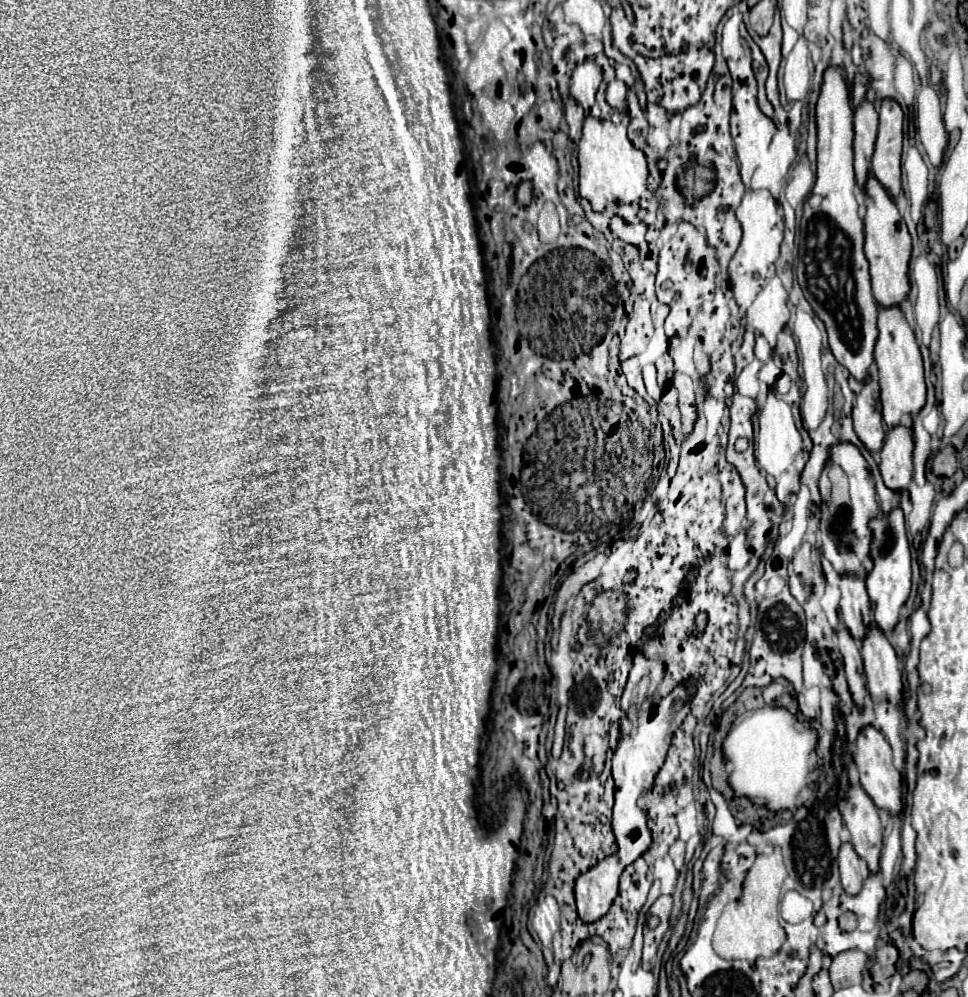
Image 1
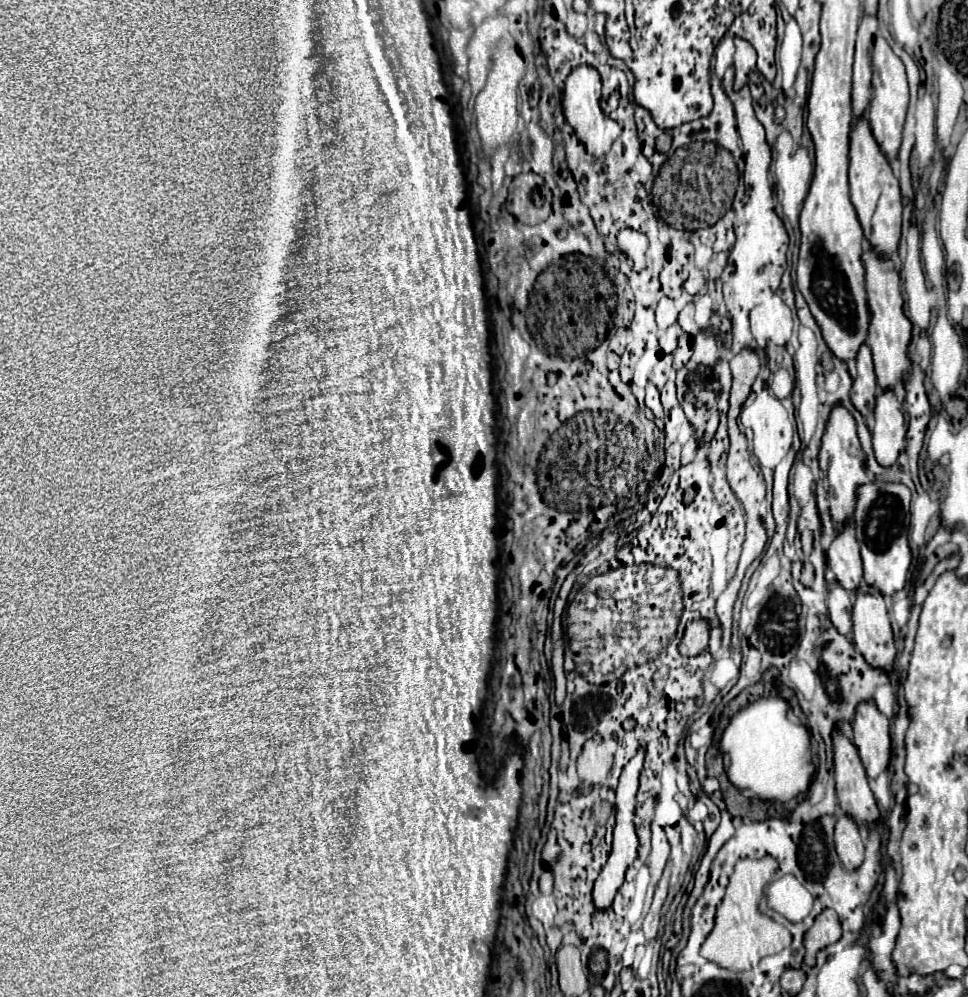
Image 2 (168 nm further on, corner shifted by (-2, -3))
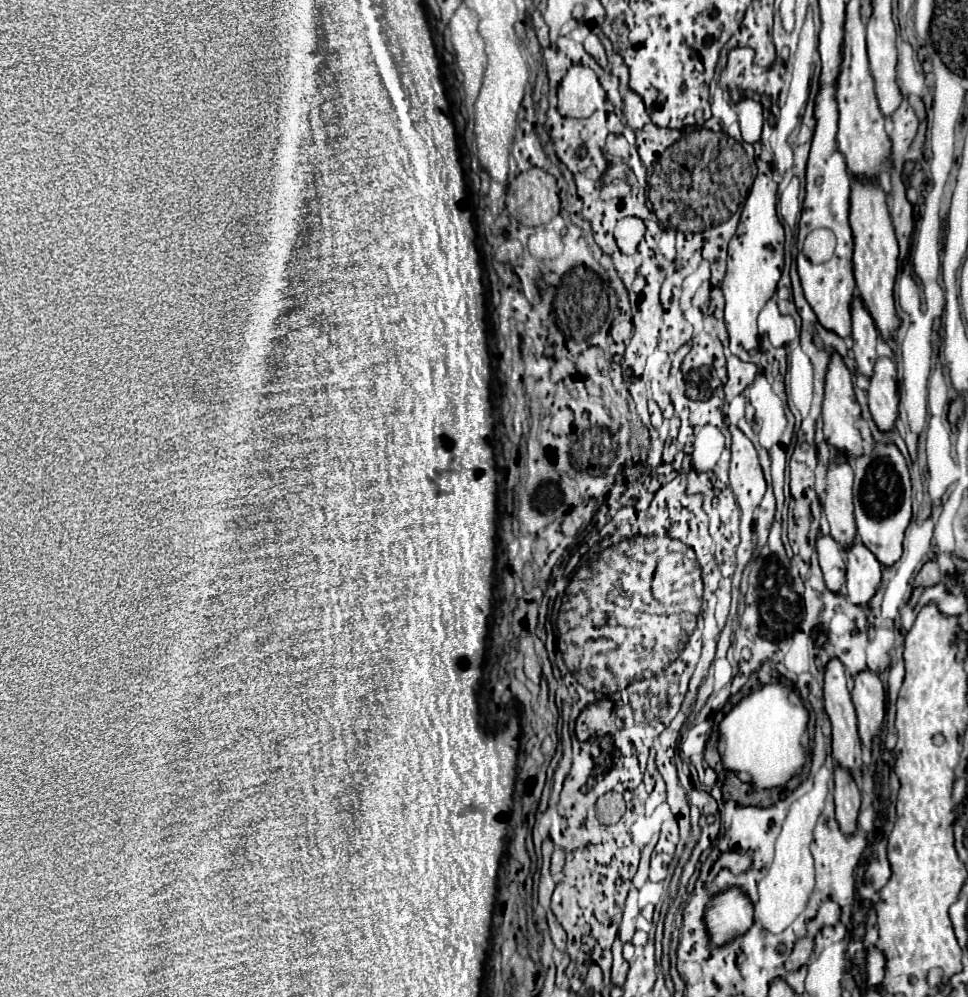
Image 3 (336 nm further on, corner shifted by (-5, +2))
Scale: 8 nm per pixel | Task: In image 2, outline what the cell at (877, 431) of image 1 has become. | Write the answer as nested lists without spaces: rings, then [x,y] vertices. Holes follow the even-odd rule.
[[[865,343],[863,347],[859,347],[855,361],[857,361],[857,379],[853,381],[851,387],[851,401],[861,411],[861,415],[869,421],[869,417],[873,417],[873,407],[875,407],[877,379],[873,371],[871,349]]]

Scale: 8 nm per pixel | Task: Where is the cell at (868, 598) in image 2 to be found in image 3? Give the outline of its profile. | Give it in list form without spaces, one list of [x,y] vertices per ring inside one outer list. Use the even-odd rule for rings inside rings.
[[[856,540],[854,550],[846,554],[846,596],[856,606],[868,606],[882,582],[880,562]]]

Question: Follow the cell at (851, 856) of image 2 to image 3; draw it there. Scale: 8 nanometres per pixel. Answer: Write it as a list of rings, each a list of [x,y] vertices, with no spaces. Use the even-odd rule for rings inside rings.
[[[840,766],[834,768],[834,782],[836,782],[834,790],[836,820],[840,824],[840,830],[846,836],[852,836],[858,830],[856,818],[860,812],[860,790],[854,778],[850,778],[850,774],[846,774],[846,770],[842,770]]]

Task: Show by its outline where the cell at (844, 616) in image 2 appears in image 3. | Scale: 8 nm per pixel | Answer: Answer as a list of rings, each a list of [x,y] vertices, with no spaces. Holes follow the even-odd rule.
[[[820,536],[816,542],[816,550],[828,590],[834,594],[842,594],[846,584],[846,562],[840,546],[830,536]]]

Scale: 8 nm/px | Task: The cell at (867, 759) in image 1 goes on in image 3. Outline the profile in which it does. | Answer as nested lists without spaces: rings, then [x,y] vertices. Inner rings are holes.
[[[866,670],[854,678],[854,708],[858,716],[860,740],[866,748],[872,746],[874,736],[880,734],[886,714],[886,692],[880,678]]]

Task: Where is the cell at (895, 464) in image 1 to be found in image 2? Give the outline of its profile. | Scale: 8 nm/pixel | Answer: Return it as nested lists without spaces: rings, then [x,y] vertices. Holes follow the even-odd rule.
[[[879,391],[873,411],[873,451],[881,465],[889,467],[905,449],[907,415],[901,409],[895,391]]]

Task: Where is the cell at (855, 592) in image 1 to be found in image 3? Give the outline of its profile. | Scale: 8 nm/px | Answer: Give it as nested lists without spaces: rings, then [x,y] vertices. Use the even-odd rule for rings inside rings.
[[[836,452],[836,458],[826,470],[826,492],[824,514],[830,522],[830,536],[844,548],[850,550],[856,542],[856,520],[852,506],[852,468],[848,460]]]

